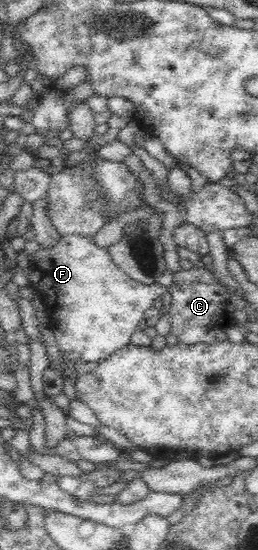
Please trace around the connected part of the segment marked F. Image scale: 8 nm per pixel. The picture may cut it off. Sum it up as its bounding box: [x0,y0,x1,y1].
[26,236,167,364]

